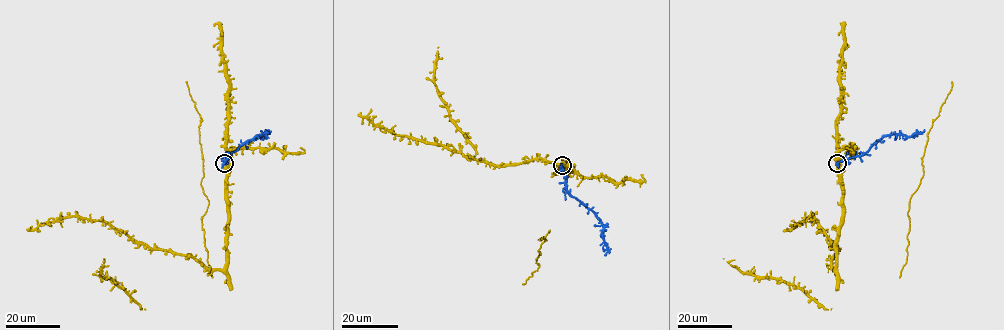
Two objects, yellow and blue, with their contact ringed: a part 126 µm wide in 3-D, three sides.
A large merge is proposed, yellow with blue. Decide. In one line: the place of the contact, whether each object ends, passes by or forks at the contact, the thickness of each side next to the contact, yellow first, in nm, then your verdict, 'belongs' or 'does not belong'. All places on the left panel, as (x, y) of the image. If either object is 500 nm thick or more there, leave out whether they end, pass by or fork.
(224, 163) | 750/400 nm | does not belong

